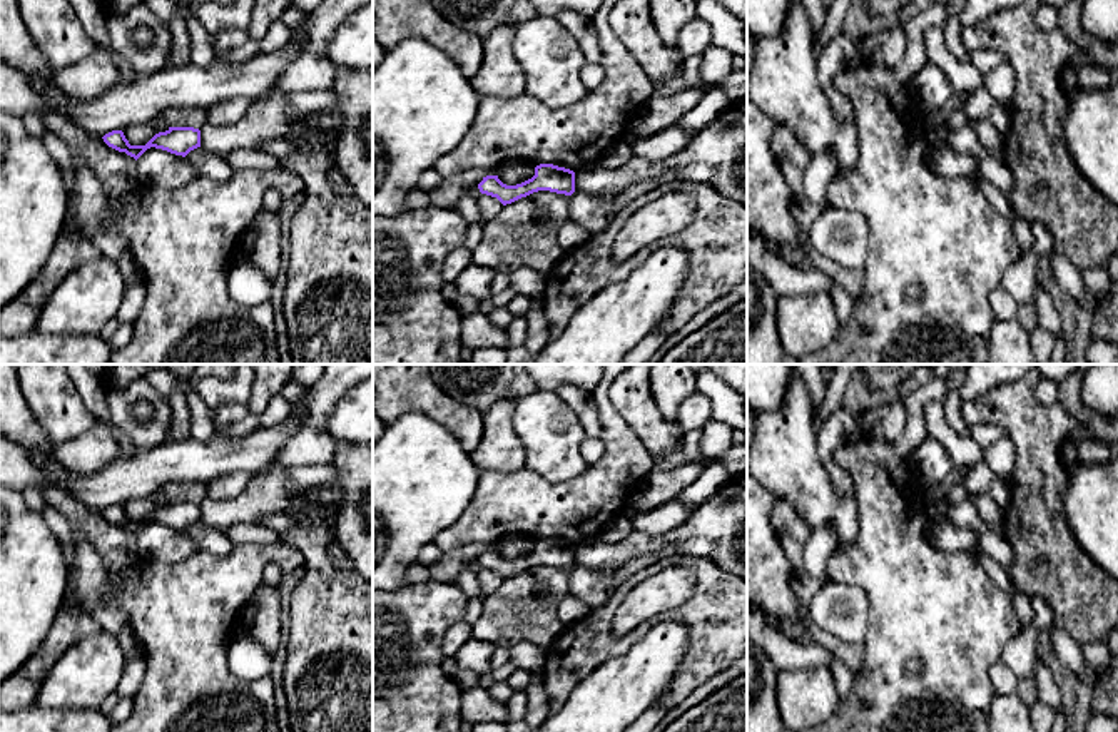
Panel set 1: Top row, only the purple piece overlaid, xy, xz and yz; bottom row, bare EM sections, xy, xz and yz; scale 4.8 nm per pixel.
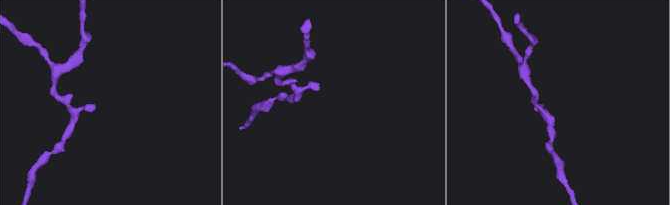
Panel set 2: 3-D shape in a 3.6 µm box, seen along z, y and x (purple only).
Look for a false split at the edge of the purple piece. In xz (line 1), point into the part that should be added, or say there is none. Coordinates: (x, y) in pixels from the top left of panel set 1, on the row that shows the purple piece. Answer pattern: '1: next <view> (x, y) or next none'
1: next none

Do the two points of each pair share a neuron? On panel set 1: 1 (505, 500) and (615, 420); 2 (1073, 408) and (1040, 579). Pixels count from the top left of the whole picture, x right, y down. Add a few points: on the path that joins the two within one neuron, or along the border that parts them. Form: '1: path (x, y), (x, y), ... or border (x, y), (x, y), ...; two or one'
1: path (543, 502), (575, 502), (615, 458); one
2: border (1058, 403), (1077, 423), (1065, 440); two

